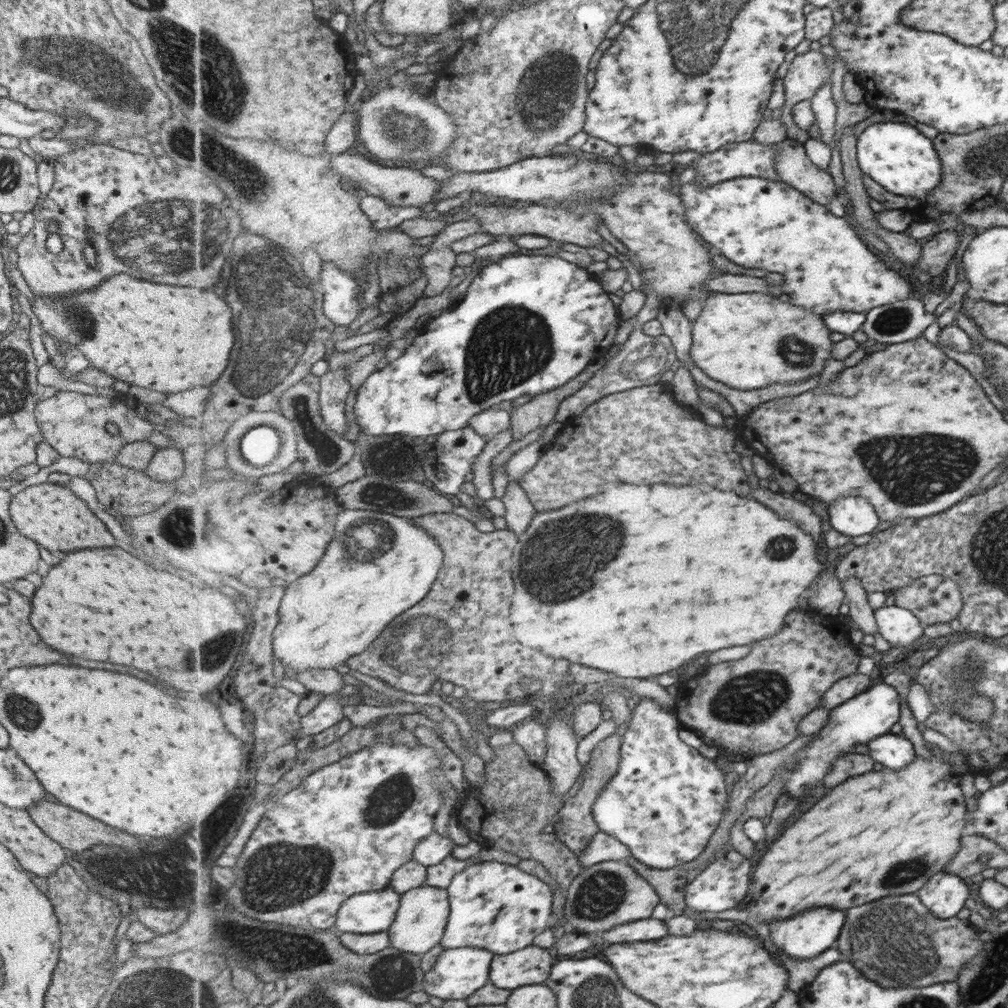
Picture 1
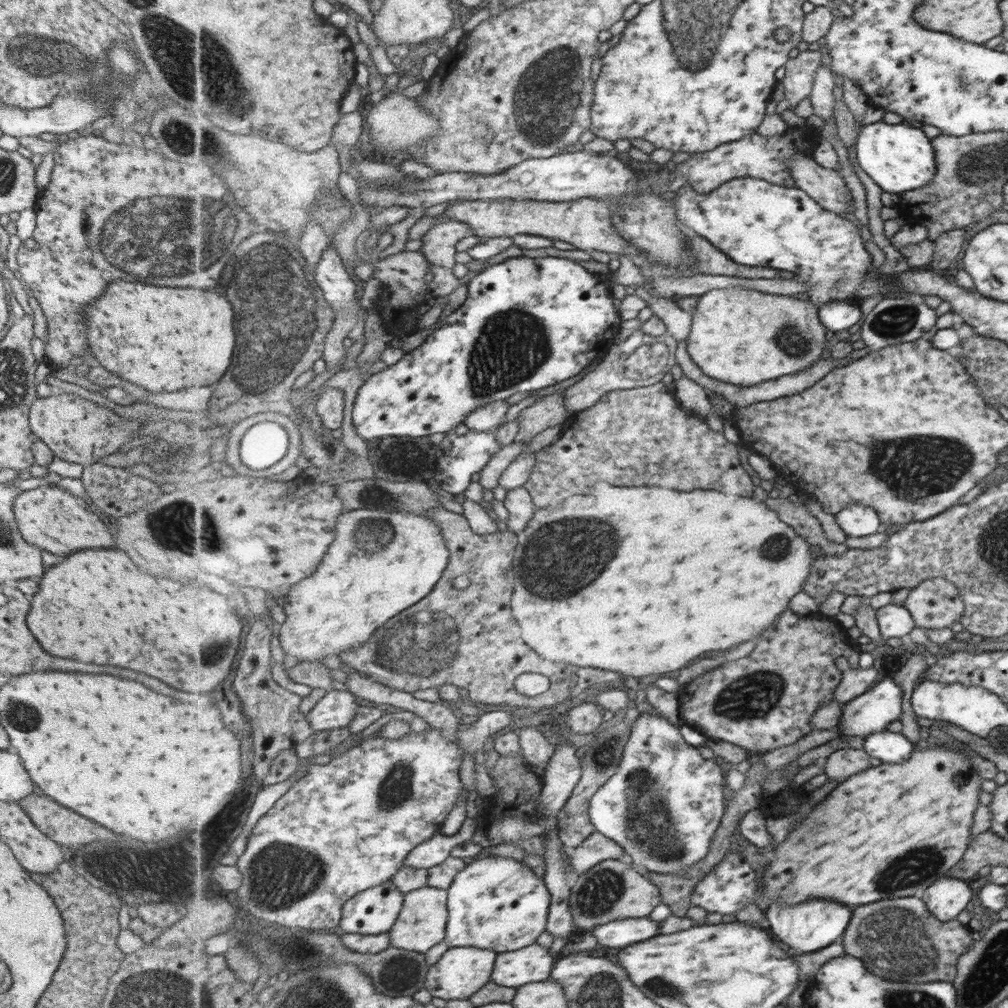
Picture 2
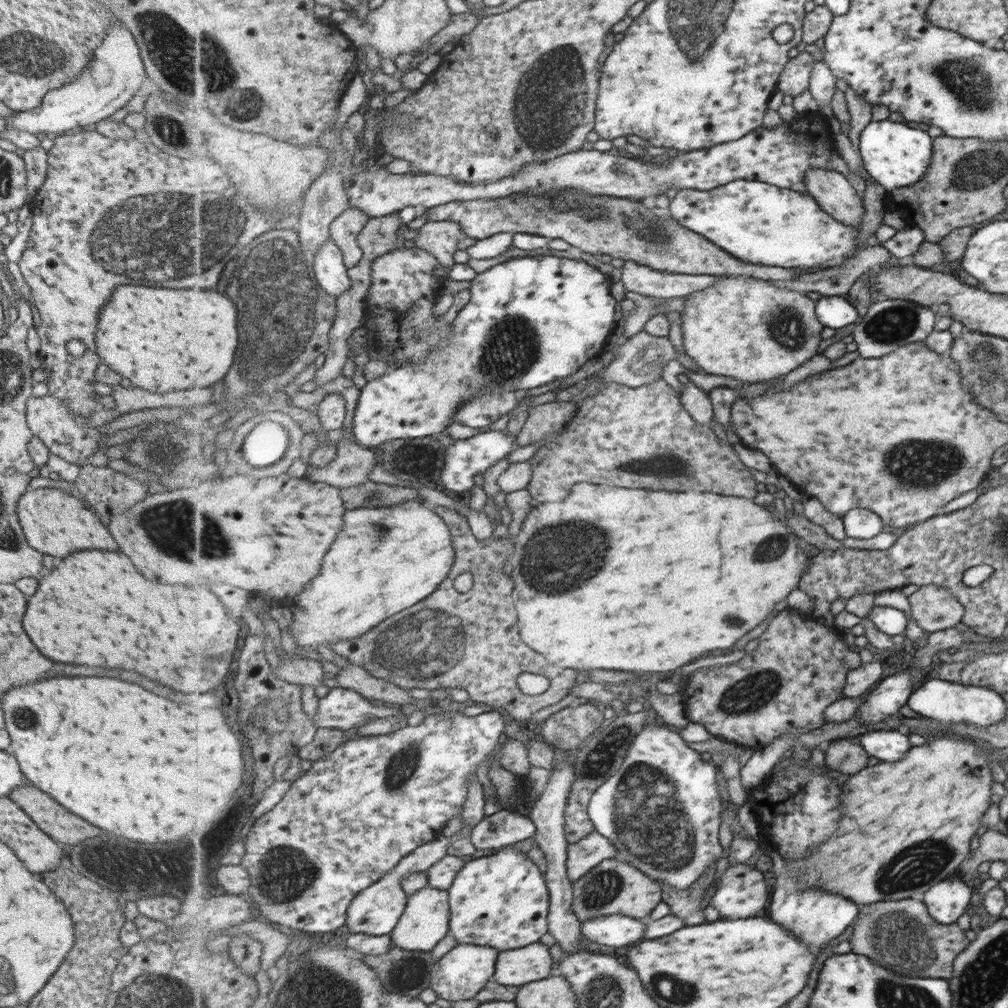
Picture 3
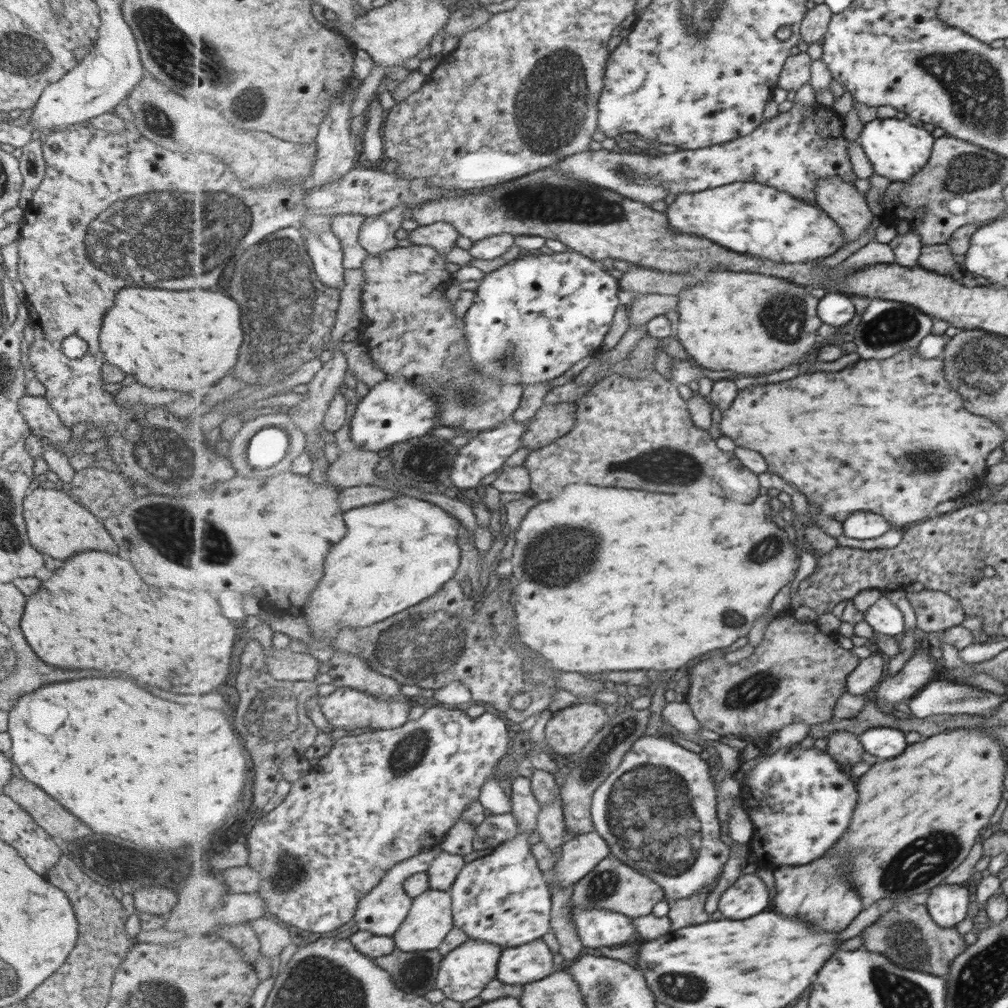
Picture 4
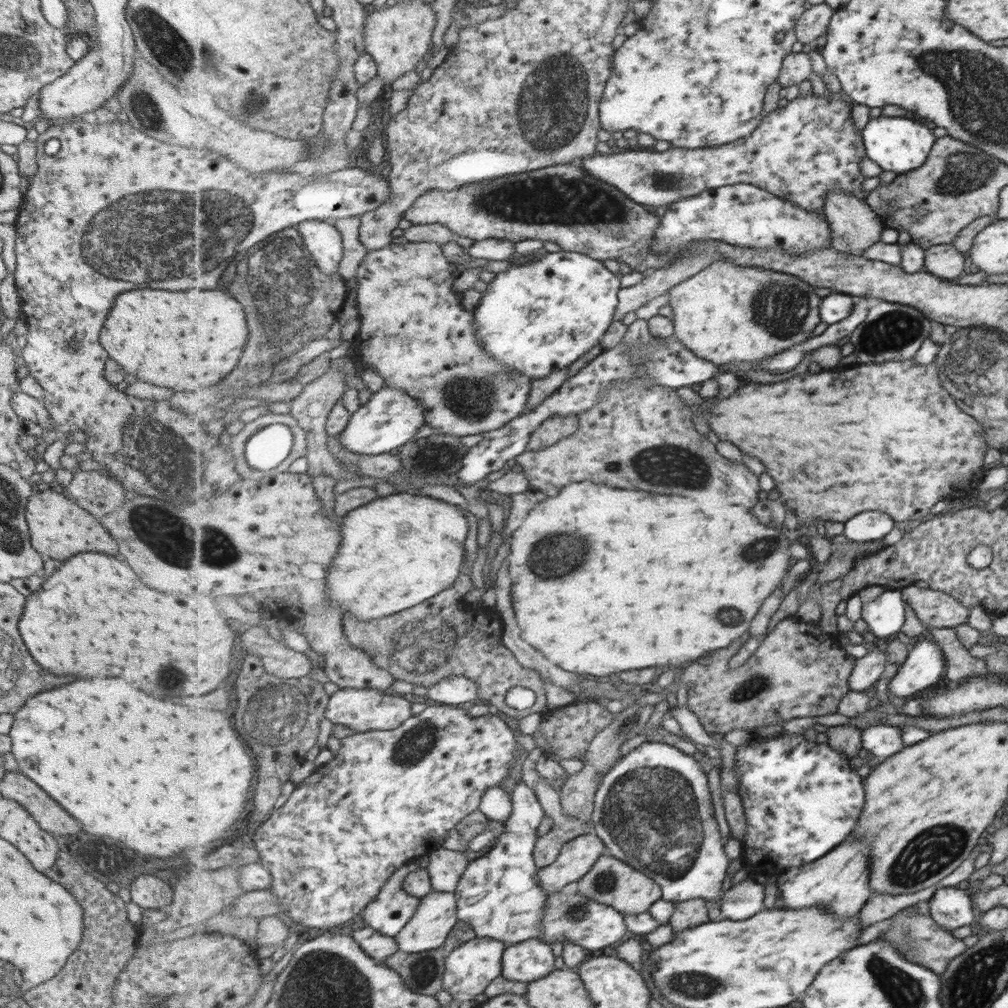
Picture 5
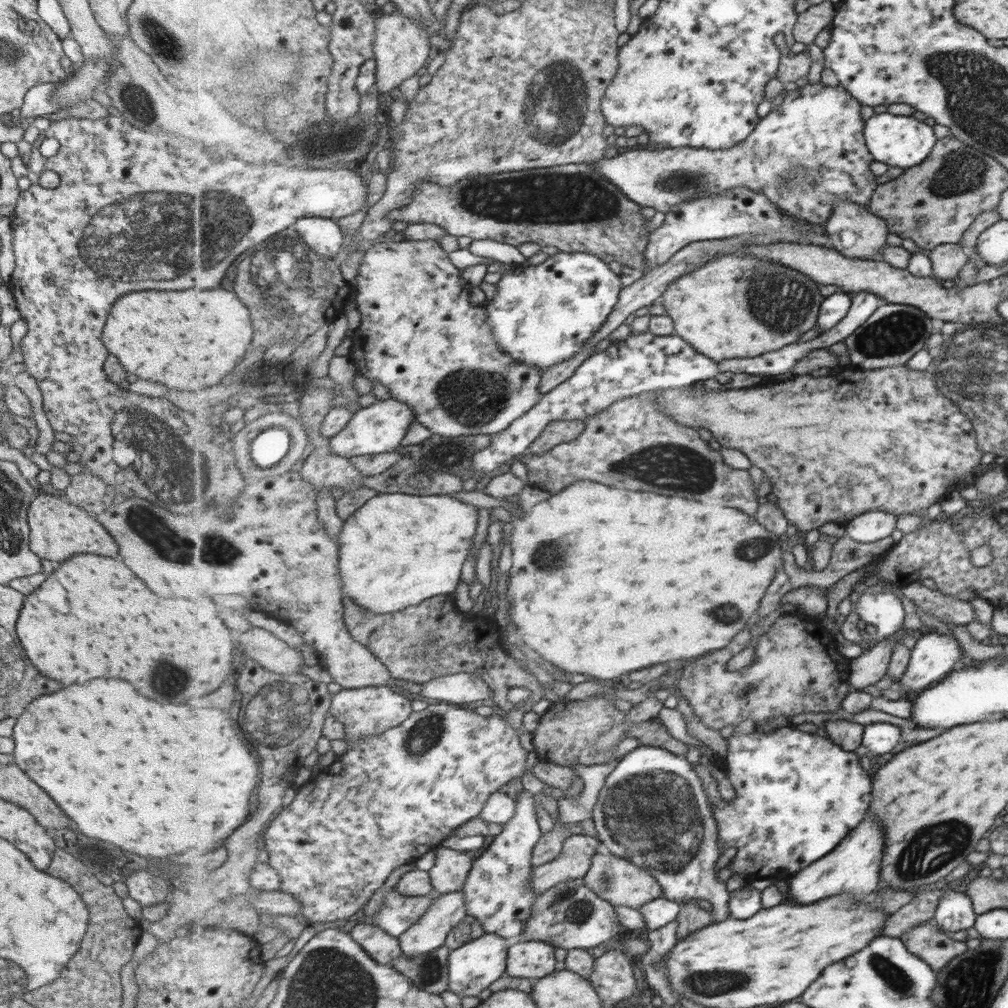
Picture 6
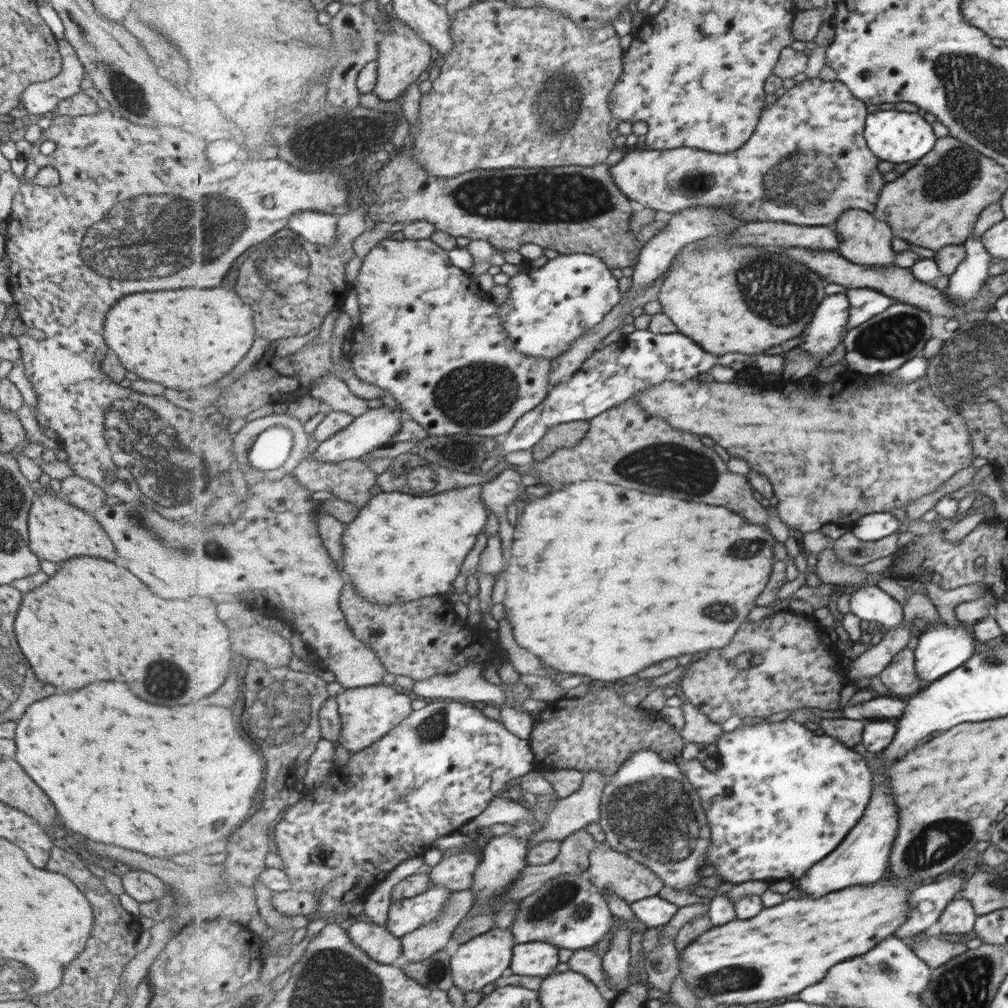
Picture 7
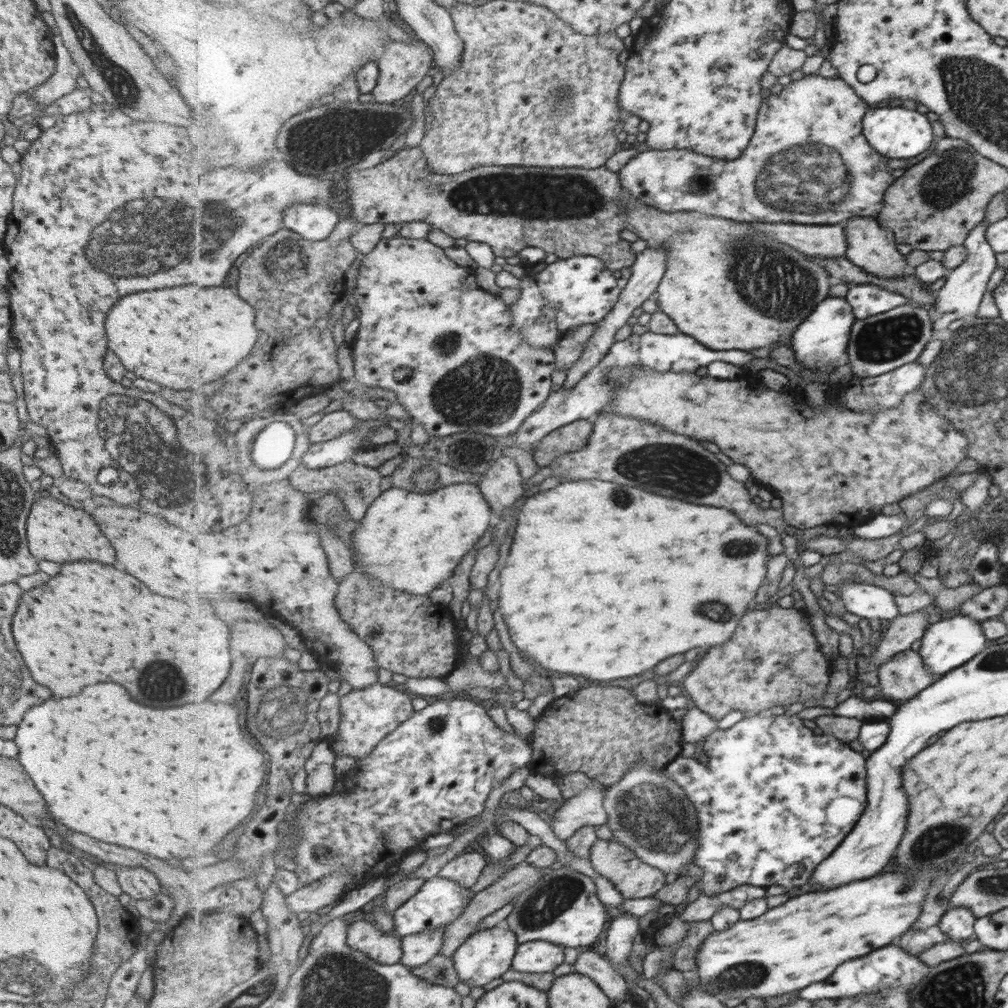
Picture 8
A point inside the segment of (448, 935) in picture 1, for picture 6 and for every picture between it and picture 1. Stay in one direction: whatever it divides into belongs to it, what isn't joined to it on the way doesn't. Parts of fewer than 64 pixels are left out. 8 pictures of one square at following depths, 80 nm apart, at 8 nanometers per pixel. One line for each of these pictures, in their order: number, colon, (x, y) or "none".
2: (497, 903)
3: (502, 900)
4: (504, 898)
5: (500, 895)
6: (499, 894)

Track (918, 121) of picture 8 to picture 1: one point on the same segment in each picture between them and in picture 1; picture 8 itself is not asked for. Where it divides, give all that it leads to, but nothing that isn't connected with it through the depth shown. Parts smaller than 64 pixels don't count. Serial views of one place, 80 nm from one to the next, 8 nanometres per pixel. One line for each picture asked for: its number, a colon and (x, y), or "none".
1: (895, 156)
2: (896, 158)
3: (894, 156)
4: (896, 150)
5: (898, 145)
6: (897, 141)
7: (898, 137)

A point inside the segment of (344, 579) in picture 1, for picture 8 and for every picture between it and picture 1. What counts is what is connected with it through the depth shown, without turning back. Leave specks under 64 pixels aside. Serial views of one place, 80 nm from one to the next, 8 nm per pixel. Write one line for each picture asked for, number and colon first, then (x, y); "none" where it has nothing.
2: (381, 563)
3: (385, 560)
4: (396, 554)
5: (401, 550)
6: (398, 549)
7: (401, 547)
8: (413, 542)

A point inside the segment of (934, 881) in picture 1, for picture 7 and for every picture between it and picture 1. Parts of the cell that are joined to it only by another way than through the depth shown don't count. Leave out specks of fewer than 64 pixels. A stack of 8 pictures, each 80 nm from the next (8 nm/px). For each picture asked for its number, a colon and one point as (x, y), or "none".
2: (945, 898)
3: (946, 900)
4: (947, 904)
5: (950, 907)
6: (953, 912)
7: (957, 917)

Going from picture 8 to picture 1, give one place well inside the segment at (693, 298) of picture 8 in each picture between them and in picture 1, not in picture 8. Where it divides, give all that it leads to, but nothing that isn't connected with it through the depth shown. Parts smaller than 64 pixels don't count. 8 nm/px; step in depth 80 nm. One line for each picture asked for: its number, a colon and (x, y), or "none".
1: (747, 341)
2: (742, 336)
3: (743, 327)
4: (751, 323)
5: (727, 313)
6: (733, 307)
7: (727, 298)

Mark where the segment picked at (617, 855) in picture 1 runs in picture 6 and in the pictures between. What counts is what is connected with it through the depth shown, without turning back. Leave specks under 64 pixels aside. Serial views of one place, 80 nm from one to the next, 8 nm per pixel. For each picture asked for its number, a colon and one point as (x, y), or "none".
2: (597, 848)
3: (583, 856)
4: (581, 855)
5: (578, 856)
6: (575, 860)

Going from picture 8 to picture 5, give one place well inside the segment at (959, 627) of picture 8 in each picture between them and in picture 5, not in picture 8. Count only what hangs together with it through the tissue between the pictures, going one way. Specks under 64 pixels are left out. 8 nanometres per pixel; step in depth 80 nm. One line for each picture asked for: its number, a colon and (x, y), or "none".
5: (923, 665)
6: (933, 655)
7: (940, 649)

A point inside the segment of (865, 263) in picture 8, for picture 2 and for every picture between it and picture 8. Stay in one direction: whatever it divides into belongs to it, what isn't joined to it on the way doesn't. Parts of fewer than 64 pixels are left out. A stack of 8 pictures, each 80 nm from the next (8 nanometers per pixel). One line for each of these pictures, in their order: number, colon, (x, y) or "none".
2: (827, 187)
3: (832, 190)
4: (842, 201)
5: (855, 226)
6: (858, 234)
7: (865, 240)

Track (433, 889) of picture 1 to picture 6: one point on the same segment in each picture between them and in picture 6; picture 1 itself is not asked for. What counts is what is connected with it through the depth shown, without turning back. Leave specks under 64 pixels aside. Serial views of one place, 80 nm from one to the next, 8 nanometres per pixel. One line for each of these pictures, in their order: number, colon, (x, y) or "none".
2: (423, 921)
3: (426, 921)
4: (430, 920)
5: (431, 925)
6: (430, 932)

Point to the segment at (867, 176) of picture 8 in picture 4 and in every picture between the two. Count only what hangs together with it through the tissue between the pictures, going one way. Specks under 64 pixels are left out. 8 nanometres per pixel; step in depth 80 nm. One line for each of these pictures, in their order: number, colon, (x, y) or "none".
4: (806, 144)
5: (800, 152)
6: (807, 154)
7: (807, 155)

